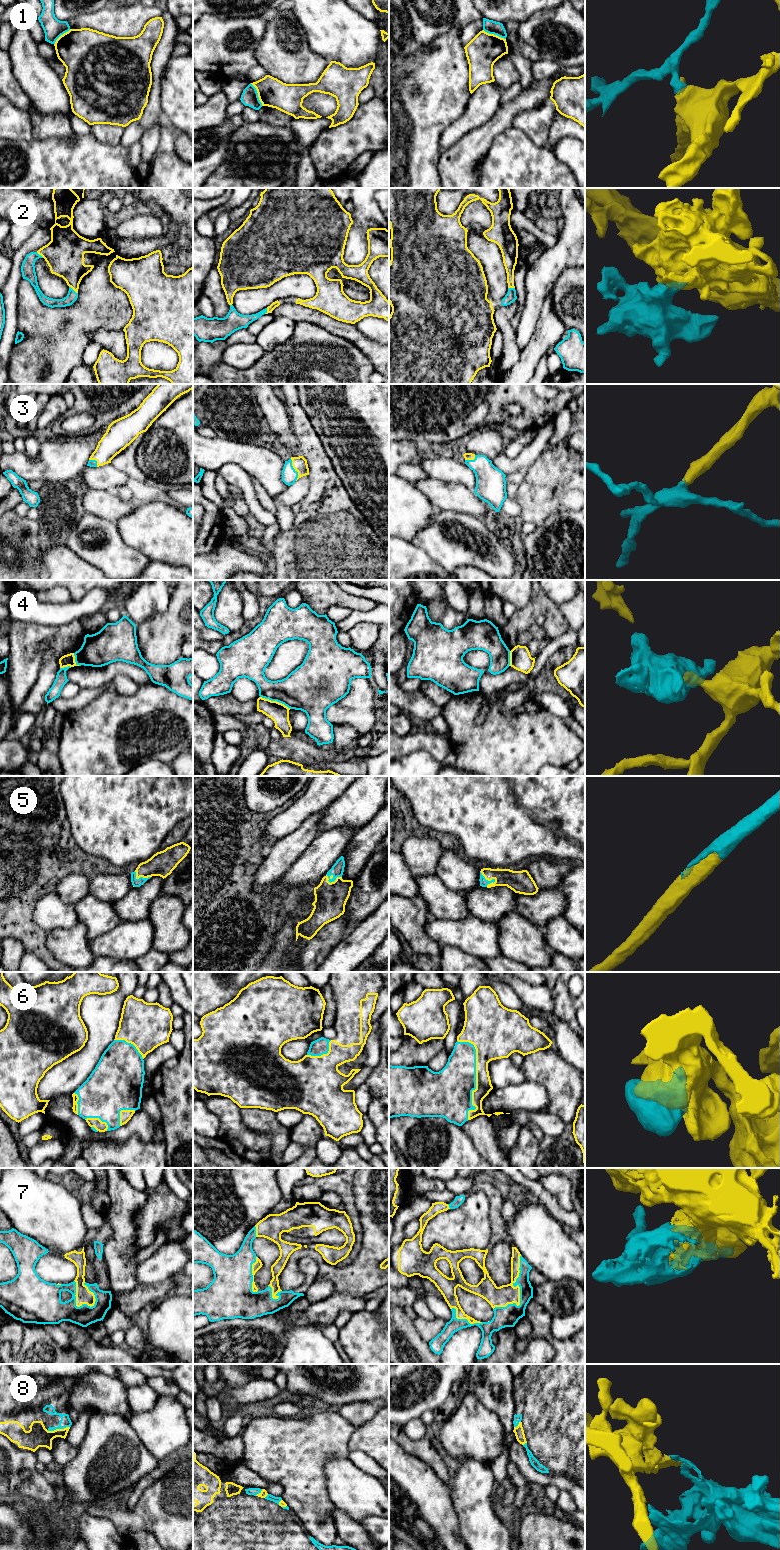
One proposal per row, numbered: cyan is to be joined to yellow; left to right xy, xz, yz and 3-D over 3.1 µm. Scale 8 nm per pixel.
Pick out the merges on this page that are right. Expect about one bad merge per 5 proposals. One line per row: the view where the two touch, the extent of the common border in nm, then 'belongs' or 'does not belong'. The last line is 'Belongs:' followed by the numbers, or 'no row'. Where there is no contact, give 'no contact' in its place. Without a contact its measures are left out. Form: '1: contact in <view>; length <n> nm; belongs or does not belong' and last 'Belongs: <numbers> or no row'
1: contact in xz; length 200 nm; does not belong
2: contact in xy; length 90 nm; belongs
3: contact in xz; length 190 nm; belongs
4: contact in xz; length 260 nm; does not belong
5: contact in xz; length 130 nm; belongs
6: contact in yz; length 650 nm; belongs
7: contact in yz; length 500 nm; belongs
8: contact in xy; length 190 nm; belongs
Belongs: 2, 3, 5, 6, 7, 8

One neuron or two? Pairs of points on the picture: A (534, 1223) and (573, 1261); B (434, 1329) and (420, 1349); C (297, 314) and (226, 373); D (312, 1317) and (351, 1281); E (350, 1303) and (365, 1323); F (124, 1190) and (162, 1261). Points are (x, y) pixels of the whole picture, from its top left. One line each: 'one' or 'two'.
A: one
B: two
C: two
D: two
E: two
F: two

